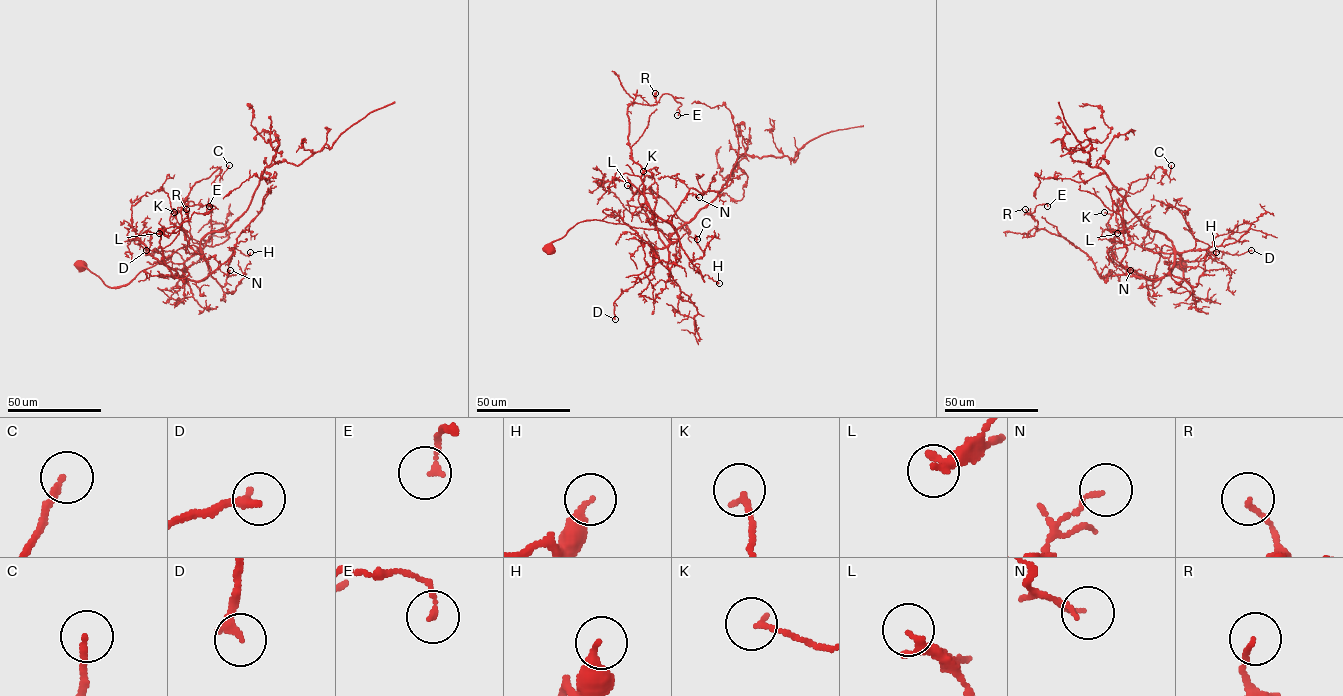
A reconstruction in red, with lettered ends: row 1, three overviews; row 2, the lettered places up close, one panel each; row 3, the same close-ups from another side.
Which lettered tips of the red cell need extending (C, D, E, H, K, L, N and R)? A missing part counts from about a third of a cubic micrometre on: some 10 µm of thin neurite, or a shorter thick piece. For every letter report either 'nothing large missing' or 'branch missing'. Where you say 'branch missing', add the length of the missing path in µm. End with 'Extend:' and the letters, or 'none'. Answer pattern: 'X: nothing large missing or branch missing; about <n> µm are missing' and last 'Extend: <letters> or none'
C: nothing large missing
D: nothing large missing
E: nothing large missing
H: nothing large missing
K: nothing large missing
L: nothing large missing
N: nothing large missing
R: nothing large missing
Extend: none

